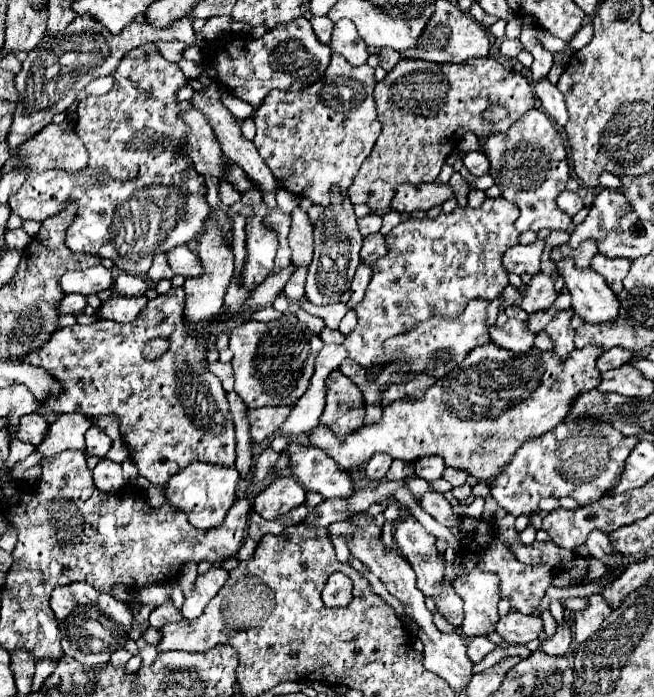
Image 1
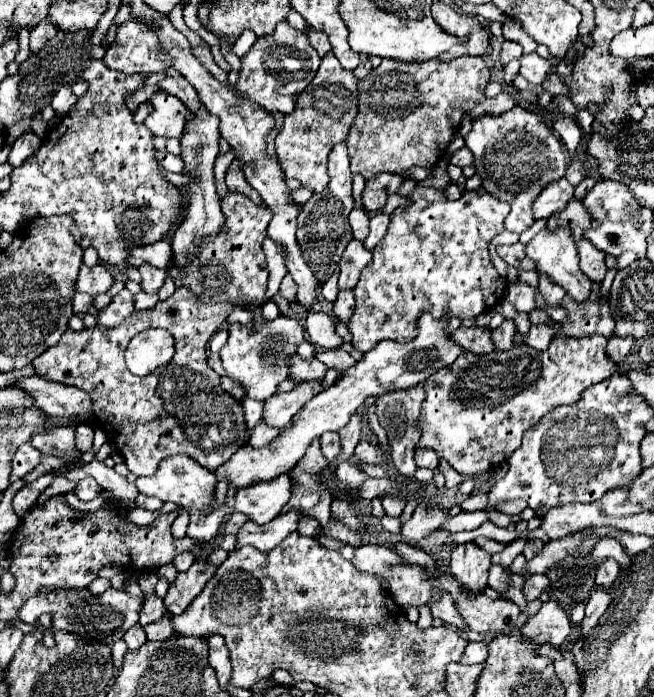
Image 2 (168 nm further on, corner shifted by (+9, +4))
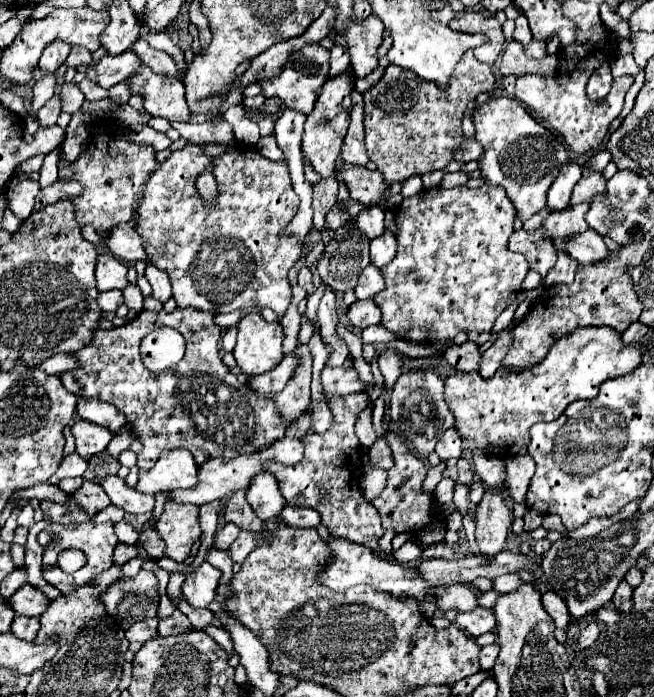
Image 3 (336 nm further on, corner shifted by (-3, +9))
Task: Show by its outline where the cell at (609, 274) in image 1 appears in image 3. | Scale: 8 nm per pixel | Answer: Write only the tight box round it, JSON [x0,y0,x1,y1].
[568,228,608,264]

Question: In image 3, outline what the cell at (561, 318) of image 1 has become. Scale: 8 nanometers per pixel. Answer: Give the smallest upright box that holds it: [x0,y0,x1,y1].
[544,252,576,286]

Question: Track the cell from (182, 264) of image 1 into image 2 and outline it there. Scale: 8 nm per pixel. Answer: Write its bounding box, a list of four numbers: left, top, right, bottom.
[128,241,174,271]

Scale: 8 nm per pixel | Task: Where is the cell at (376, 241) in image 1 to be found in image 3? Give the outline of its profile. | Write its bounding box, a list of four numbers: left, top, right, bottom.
[354,264,384,300]

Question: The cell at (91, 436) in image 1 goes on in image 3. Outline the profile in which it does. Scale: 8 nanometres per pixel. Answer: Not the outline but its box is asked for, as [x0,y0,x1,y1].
[72,420,112,460]

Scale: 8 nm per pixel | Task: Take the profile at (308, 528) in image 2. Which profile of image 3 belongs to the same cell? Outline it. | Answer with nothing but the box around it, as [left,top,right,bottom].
[280,506,320,528]

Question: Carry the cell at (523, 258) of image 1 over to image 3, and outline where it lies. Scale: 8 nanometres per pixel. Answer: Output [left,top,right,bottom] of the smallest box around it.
[508,226,556,282]

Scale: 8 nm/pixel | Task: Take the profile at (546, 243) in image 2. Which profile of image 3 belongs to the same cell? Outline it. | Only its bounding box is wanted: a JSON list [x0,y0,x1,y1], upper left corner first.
[544,204,590,252]

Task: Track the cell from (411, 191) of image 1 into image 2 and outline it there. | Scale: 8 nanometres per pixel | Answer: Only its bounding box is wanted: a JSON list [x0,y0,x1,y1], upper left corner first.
[362,173,404,213]

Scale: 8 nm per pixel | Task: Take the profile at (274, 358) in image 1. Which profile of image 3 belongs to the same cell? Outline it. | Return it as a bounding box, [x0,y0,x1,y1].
[234,312,284,376]

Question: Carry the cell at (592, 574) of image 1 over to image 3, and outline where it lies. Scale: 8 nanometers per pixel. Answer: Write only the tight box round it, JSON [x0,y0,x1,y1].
[492,574,522,594]

